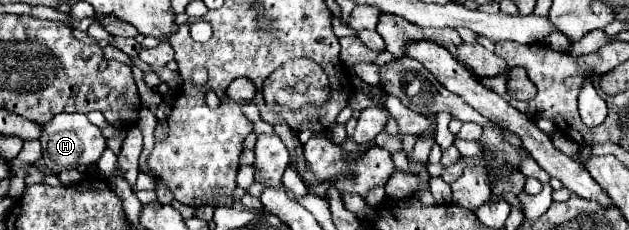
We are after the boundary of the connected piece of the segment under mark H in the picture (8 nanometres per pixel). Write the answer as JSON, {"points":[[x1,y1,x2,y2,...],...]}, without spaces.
{"points":[[60,113,56,117,52,117,50,121,42,123,42,135,40,135,40,143,42,143,42,157,46,161,46,165,50,169,72,169,78,165,94,165,102,151,106,149,106,139,102,137,102,131,92,125,86,115,82,113]]}

